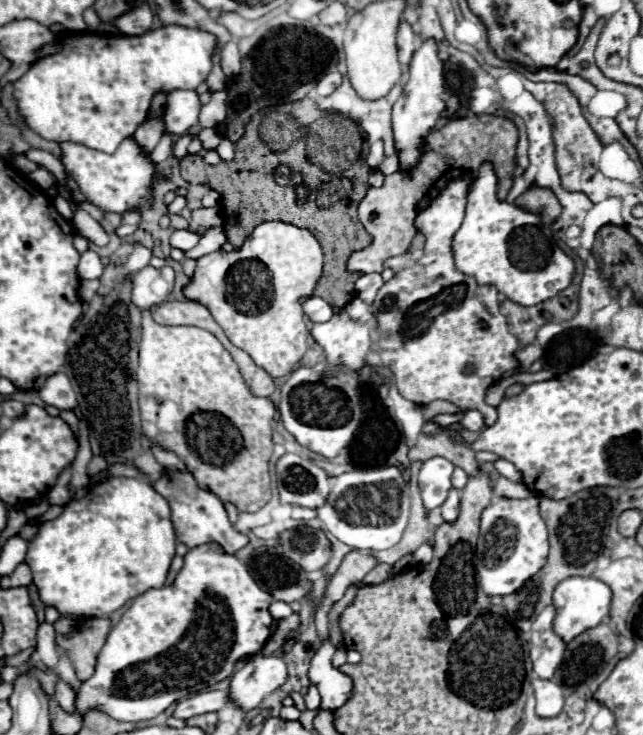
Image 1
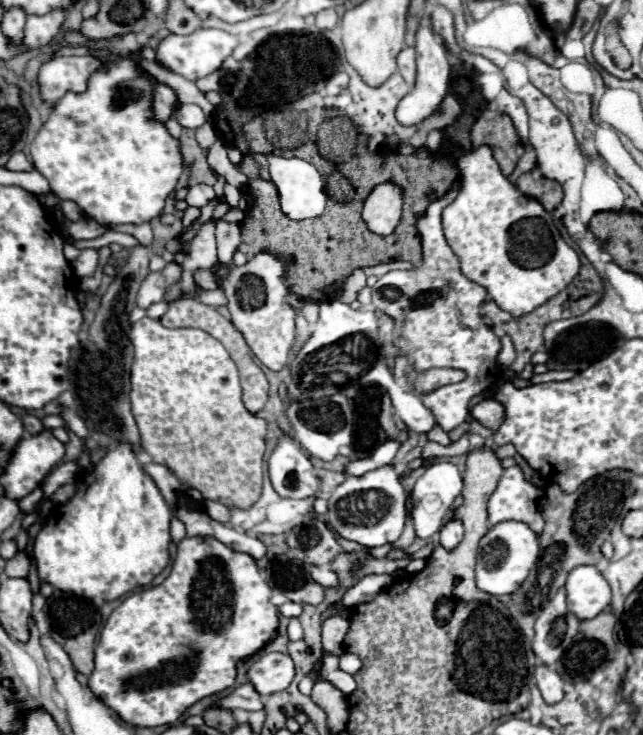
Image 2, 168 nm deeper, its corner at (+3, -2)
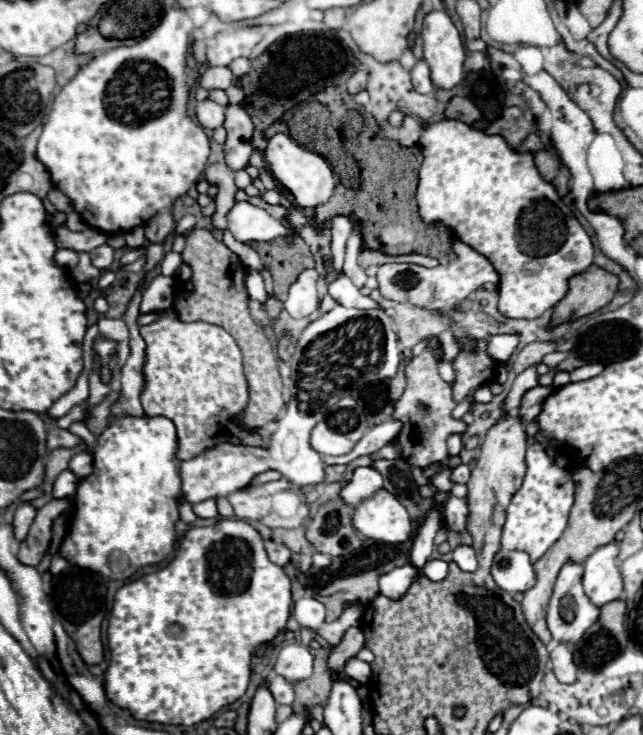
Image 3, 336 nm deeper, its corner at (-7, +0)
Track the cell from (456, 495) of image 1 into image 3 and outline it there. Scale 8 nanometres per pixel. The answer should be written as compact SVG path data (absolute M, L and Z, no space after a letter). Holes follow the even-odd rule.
M460 544L460 546L456 546L456 550L454 550L454 562L456 562L462 570L466 570L466 572L474 572L476 566L478 566L474 548L468 546L468 544Z

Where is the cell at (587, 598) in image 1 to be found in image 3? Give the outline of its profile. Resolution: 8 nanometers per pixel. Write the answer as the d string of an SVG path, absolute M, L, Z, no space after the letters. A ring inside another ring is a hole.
M614 542L598 548L584 562L584 592L594 606L618 600L622 594L622 576L618 570L618 546Z

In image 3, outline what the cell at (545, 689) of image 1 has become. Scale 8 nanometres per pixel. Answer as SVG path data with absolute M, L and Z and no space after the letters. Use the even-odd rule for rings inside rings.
M554 644L550 650L550 662L554 676L564 684L576 682L576 666L572 662L572 646L568 644Z

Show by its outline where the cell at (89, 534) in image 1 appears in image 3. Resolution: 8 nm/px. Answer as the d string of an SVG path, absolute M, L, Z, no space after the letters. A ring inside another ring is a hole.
M124 416L124 418L118 418L114 424L110 424L102 434L100 434L100 440L96 444L96 450L94 450L94 472L90 476L86 476L84 480L80 480L78 484L78 490L76 490L76 504L74 504L74 526L68 530L66 538L62 540L60 544L60 556L64 560L68 560L70 564L78 566L78 568L84 568L84 570L92 570L108 580L128 580L130 576L134 576L142 566L150 566L150 564L160 564L164 562L172 552L174 552L174 540L176 540L176 532L174 532L174 524L180 520L178 518L178 502L180 502L180 474L178 474L178 466L176 466L176 428L174 424L168 420L168 418L148 418L148 416L142 416L142 418L134 418L134 416Z

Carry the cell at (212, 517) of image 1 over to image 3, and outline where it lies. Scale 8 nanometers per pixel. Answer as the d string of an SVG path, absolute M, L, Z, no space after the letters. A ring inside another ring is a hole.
M264 540L264 548L268 552L268 558L274 564L284 566L284 564L290 562L290 550L282 542L278 542L278 540Z

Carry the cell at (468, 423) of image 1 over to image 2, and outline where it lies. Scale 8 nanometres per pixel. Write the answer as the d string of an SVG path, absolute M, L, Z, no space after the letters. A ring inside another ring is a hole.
M486 398L482 400L480 404L476 404L472 408L472 416L474 420L478 420L482 426L490 428L490 430L496 430L500 424L502 424L502 418L504 418L504 410L502 410L502 404L494 398Z

